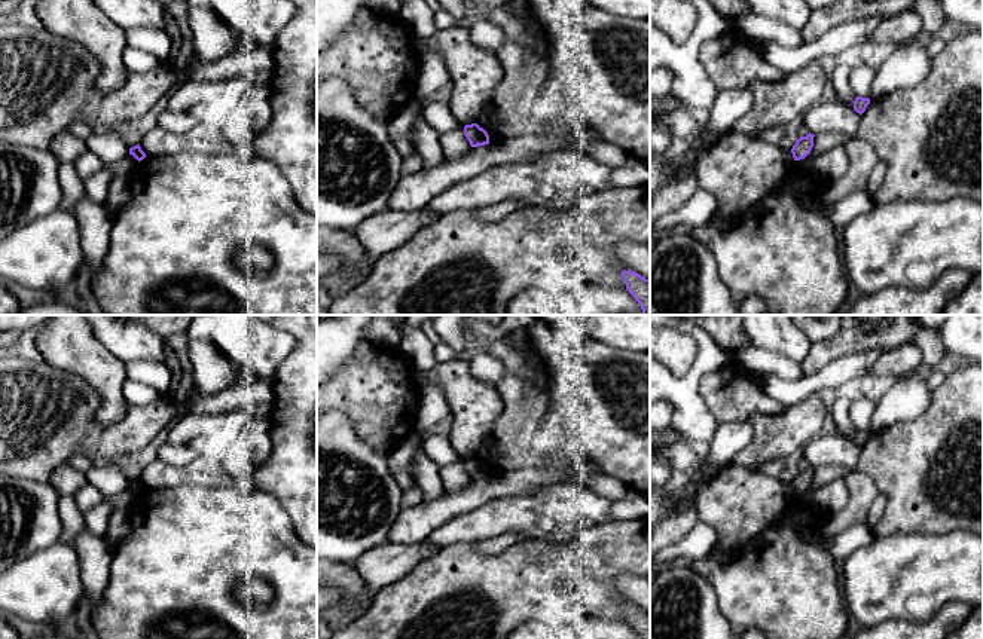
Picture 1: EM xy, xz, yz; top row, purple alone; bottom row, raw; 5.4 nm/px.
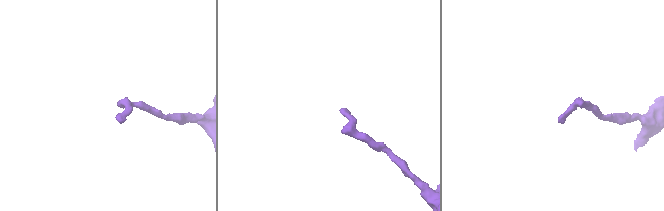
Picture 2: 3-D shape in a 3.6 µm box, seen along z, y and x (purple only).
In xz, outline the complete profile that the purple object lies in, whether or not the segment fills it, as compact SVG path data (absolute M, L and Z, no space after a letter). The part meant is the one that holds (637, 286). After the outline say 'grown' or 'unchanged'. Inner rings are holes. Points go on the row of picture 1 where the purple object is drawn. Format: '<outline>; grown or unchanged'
M622 270L626 290L635 297L642 309L642 315L650 315L650 279L636 272Z; unchanged

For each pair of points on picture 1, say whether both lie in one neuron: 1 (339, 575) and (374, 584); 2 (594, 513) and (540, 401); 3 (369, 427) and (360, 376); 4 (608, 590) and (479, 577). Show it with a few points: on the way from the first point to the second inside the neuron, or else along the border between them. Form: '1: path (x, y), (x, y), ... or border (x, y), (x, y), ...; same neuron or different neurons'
1: border (353, 566), (372, 598); different neurons
2: path (573, 479), (562, 461), (536, 461), (524, 436); same neuron
3: path (369, 415), (369, 388); same neuron
4: path (580, 569), (512, 569); same neuron

